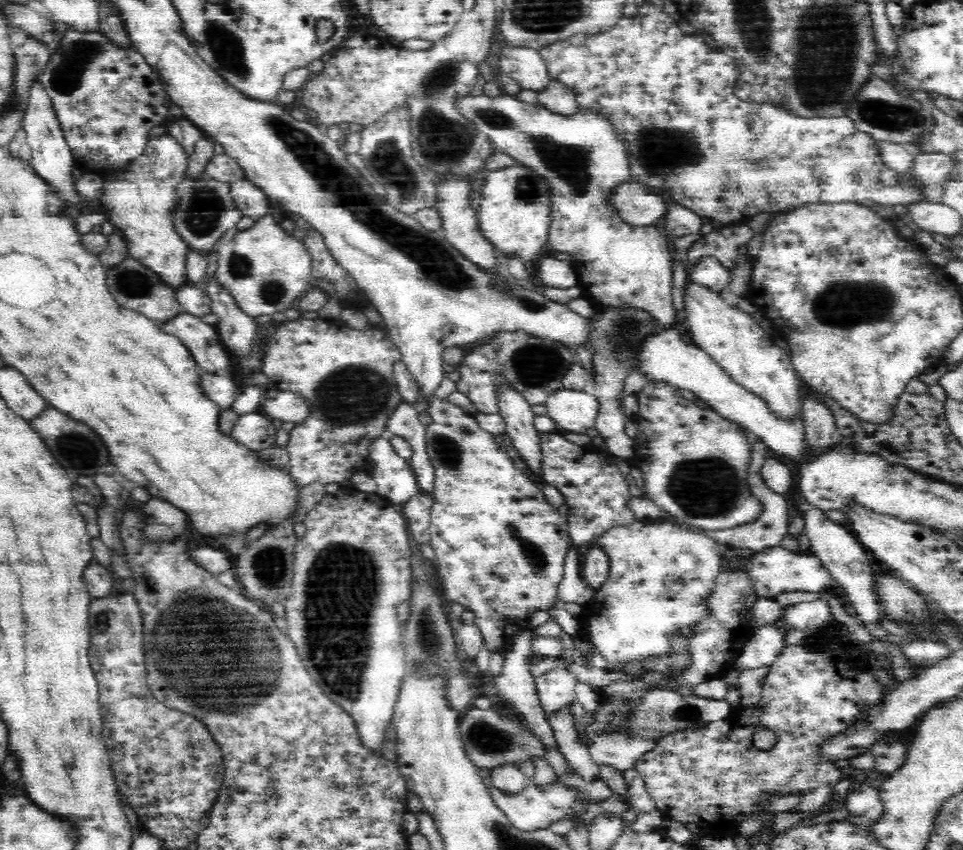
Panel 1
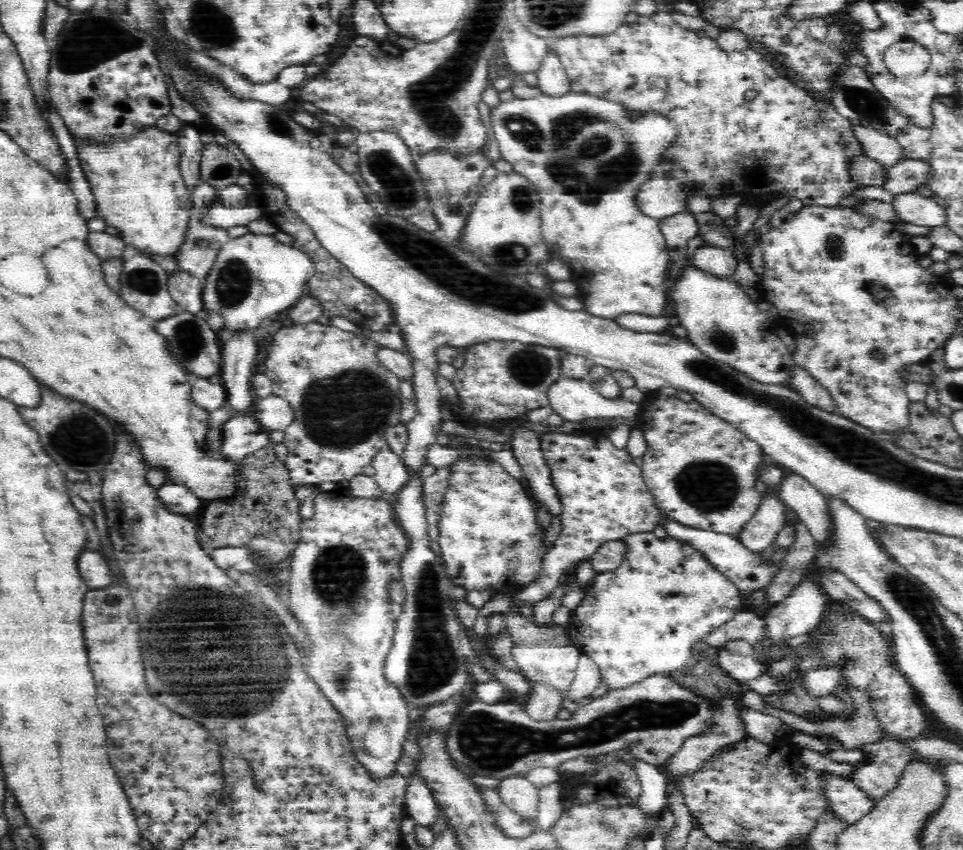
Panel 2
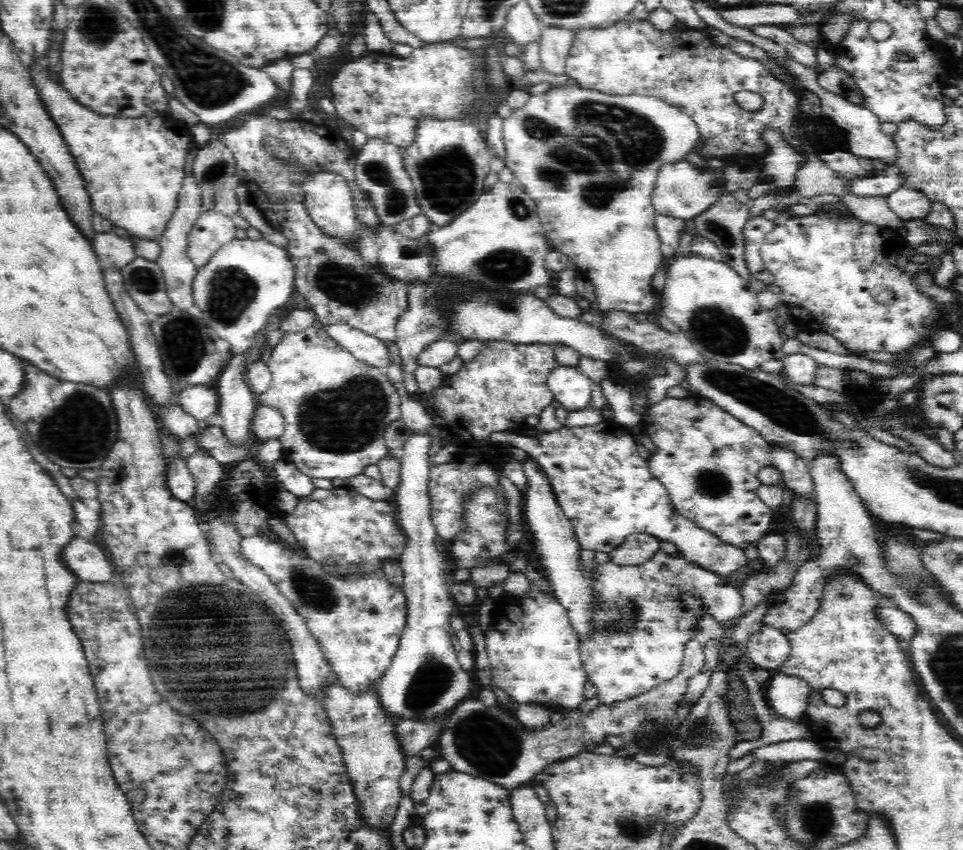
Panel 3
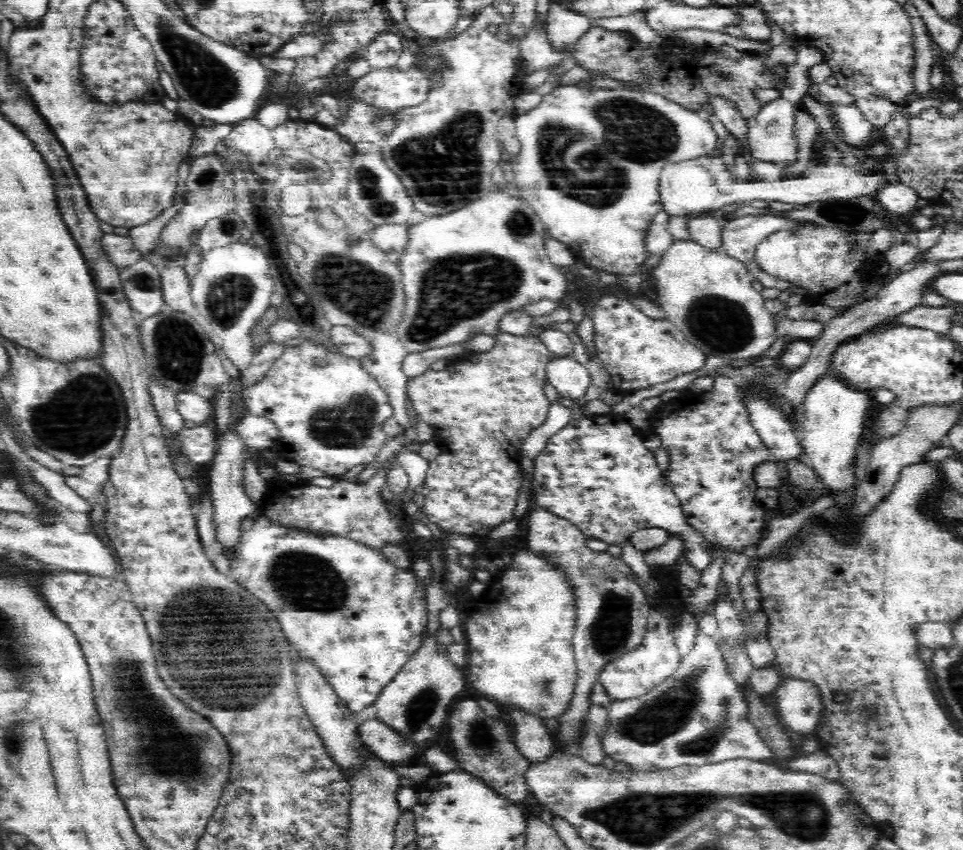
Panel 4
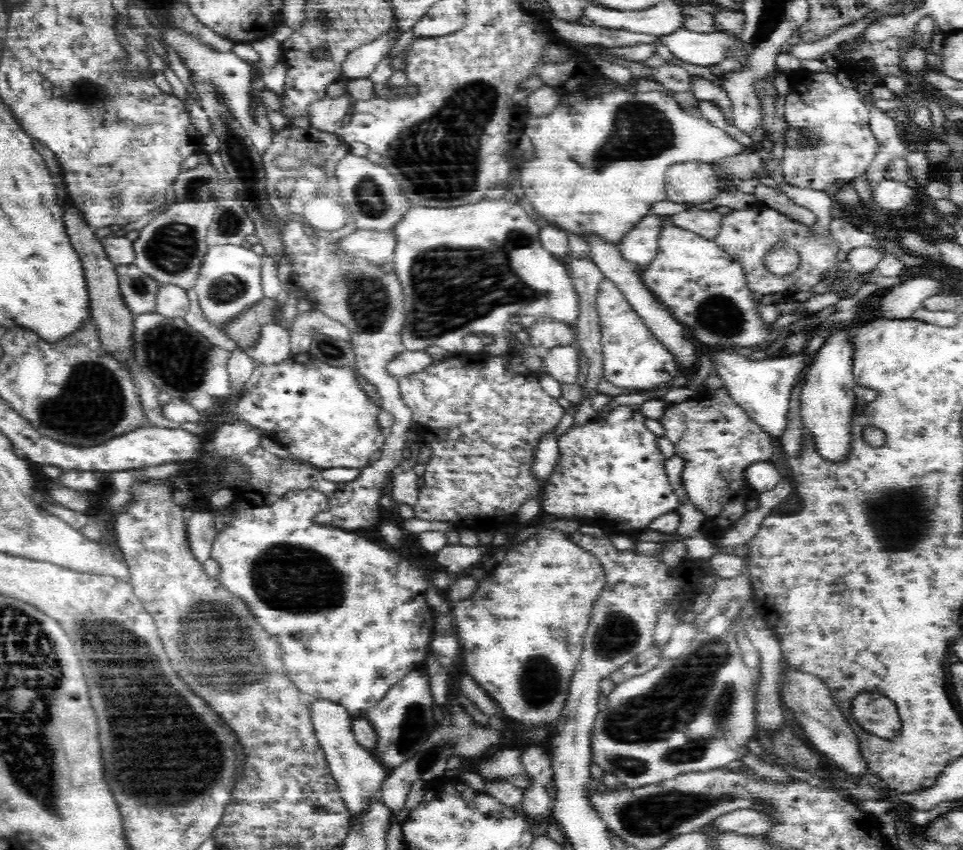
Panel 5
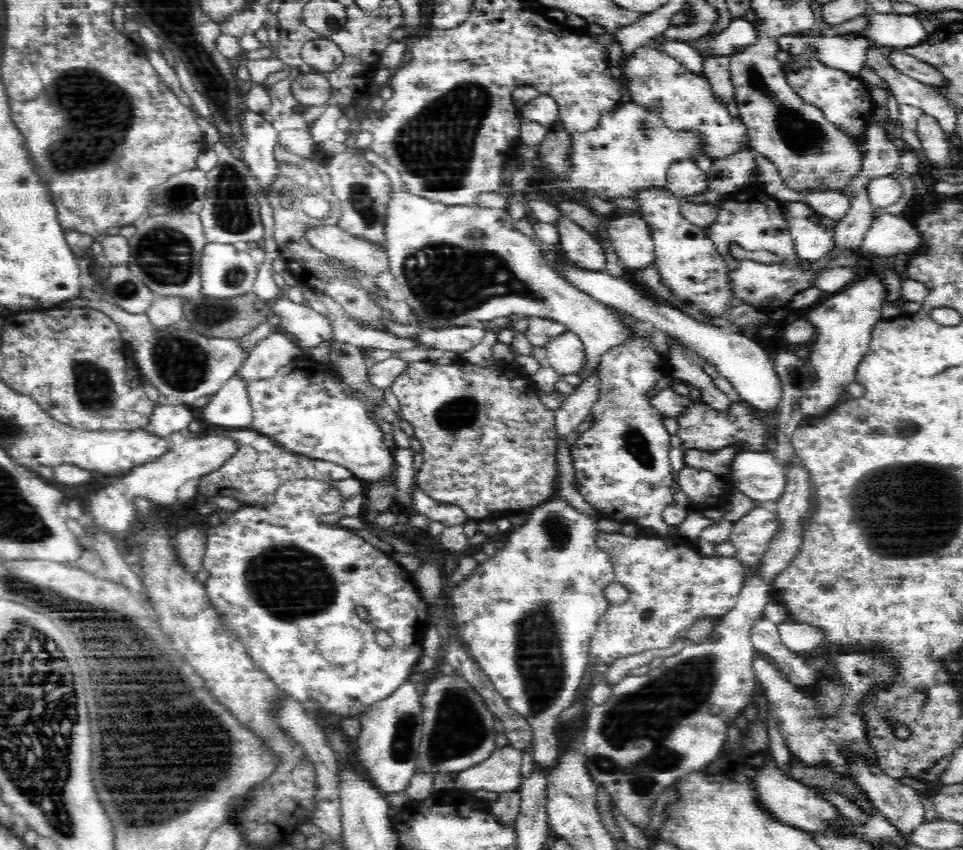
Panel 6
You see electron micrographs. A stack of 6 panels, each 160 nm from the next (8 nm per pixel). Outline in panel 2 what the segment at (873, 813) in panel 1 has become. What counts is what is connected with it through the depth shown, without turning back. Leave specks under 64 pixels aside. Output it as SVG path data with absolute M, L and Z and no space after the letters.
M825 772L821 778L823 778L821 788L824 788L824 791L826 791L827 811L833 812L836 818L843 820L848 826L860 820L864 815L868 815L876 806L876 800L873 800L852 779L846 779L832 772Z

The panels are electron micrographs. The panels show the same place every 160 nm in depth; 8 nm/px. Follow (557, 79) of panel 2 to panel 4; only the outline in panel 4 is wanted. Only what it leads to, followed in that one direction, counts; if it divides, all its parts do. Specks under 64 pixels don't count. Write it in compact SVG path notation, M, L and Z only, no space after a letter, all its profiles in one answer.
M551 4L545 22L546 37L555 52L573 50L577 40L590 31L591 23L592 20L578 12L566 11L558 7L558 4Z

